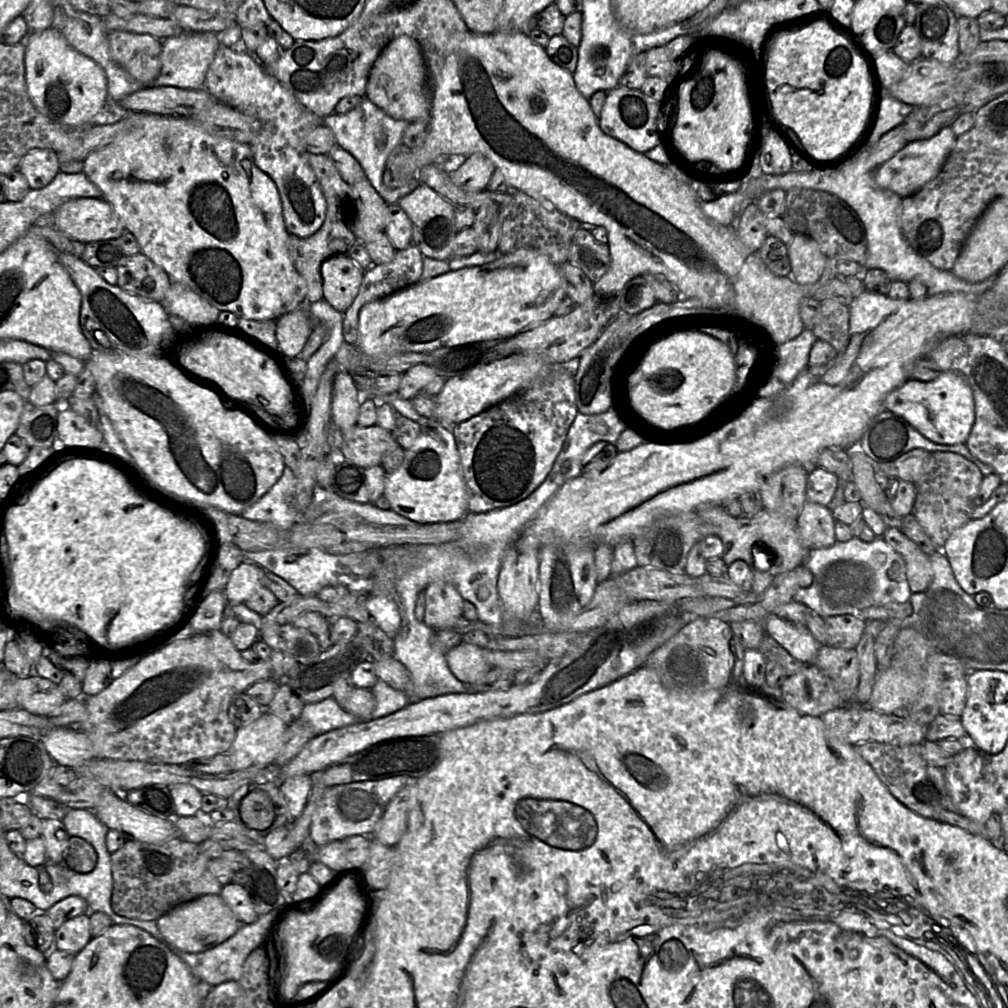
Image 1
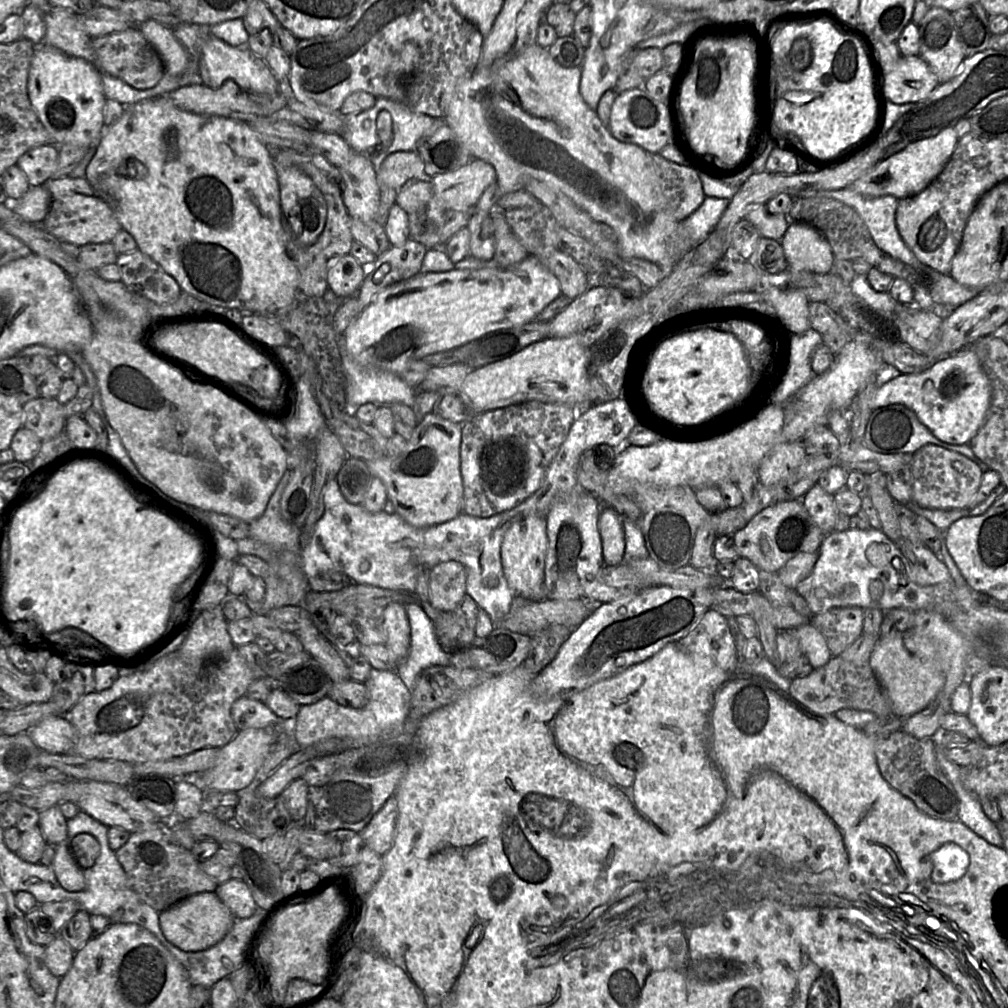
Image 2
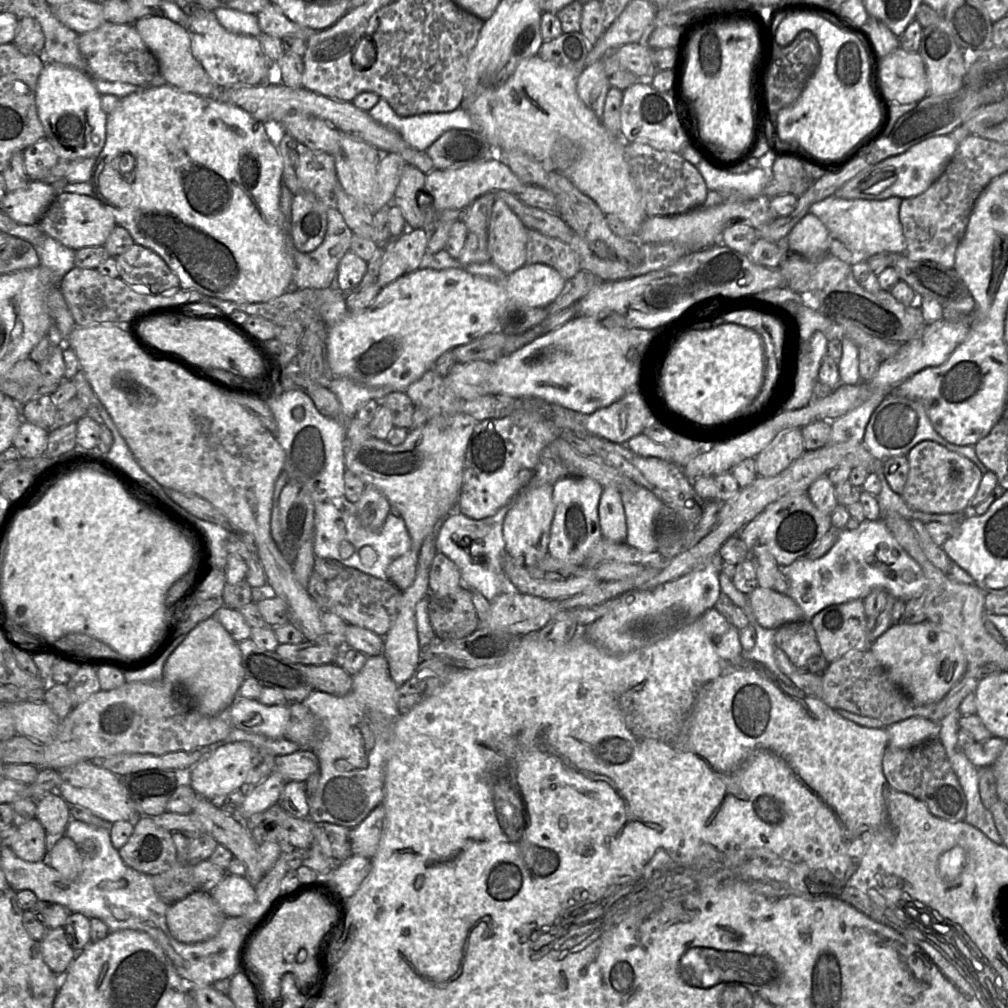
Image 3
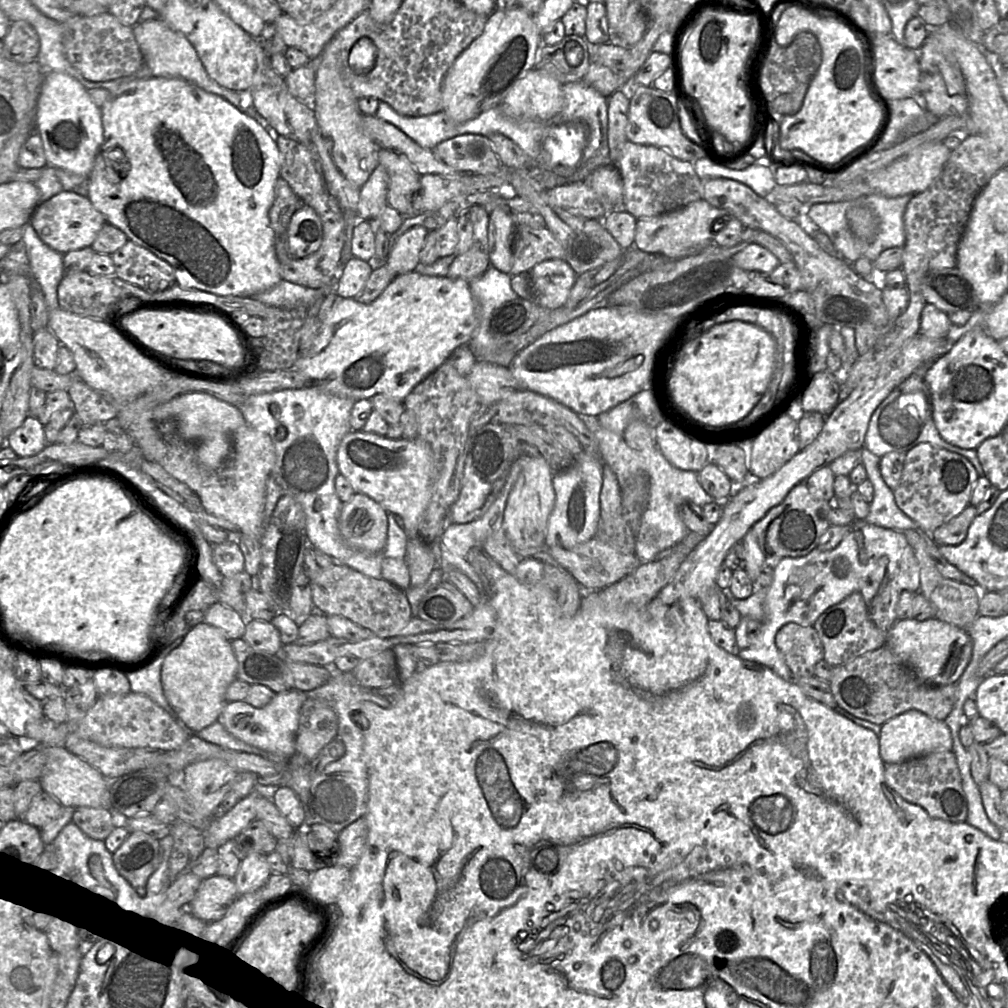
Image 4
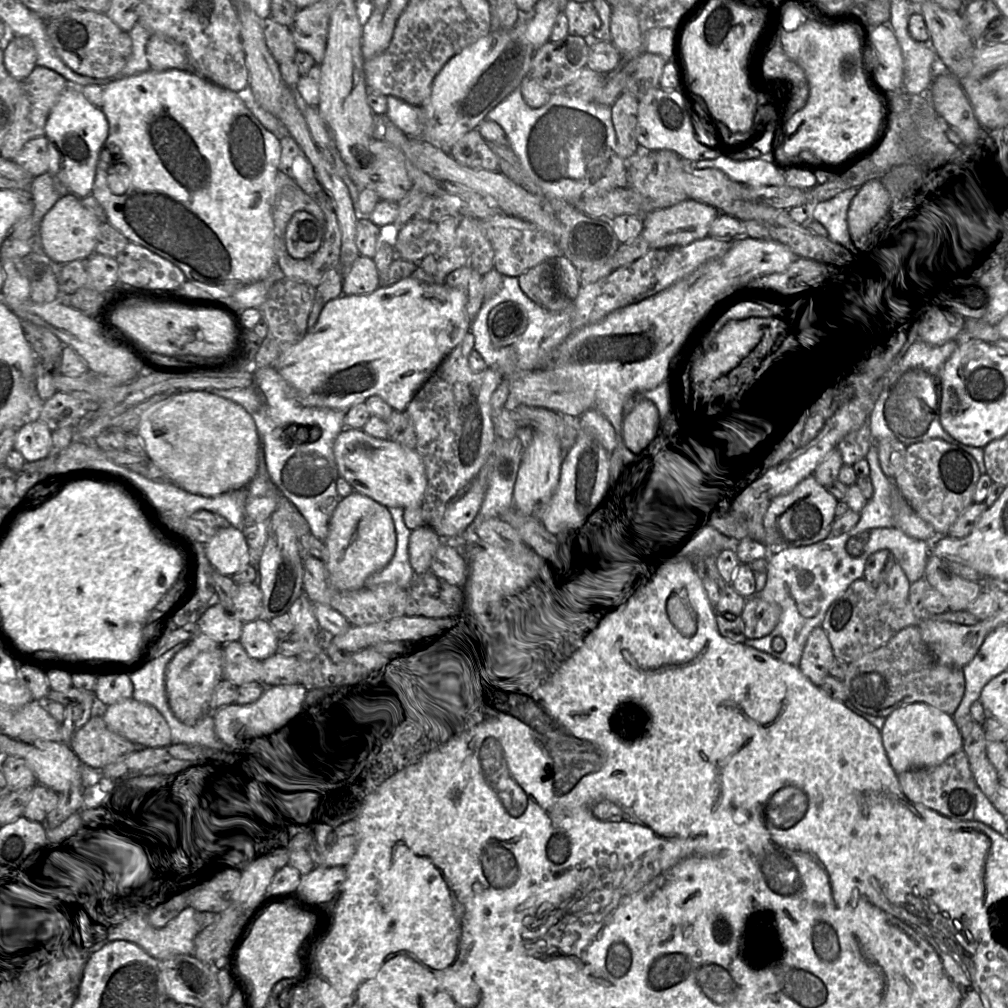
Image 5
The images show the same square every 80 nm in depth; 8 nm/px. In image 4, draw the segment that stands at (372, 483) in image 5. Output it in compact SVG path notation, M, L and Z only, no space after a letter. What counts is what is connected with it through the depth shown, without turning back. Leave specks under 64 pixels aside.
M364 429L348 432L337 452L340 474L350 481L357 492L372 497L388 513L398 514L409 538L419 537L420 523L430 499L433 462L431 446L420 437L389 439Z

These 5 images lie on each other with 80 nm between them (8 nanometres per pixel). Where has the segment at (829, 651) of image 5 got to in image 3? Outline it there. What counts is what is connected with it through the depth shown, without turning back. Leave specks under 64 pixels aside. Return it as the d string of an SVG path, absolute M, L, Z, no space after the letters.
M808 621L792 622L778 628L776 647L787 655L795 667L804 670L811 658L822 655L816 632Z

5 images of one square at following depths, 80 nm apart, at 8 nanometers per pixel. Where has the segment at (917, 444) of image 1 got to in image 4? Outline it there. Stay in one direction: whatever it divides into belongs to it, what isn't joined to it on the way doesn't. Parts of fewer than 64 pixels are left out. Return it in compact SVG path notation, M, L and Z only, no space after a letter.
M927 365L914 372L895 387L875 409L868 424L864 447L881 458L893 451L908 452L917 444L927 442L966 457L974 465L979 477L985 476L976 449L956 446L946 441L937 430L933 419L931 394L924 379L929 367L930 365Z

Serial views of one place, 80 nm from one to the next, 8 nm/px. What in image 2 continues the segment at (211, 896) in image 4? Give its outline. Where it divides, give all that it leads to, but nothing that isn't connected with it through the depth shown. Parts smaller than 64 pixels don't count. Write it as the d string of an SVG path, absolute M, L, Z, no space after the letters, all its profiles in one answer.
M230 878L218 885L215 894L235 919L249 918L257 912L251 891L243 880Z

